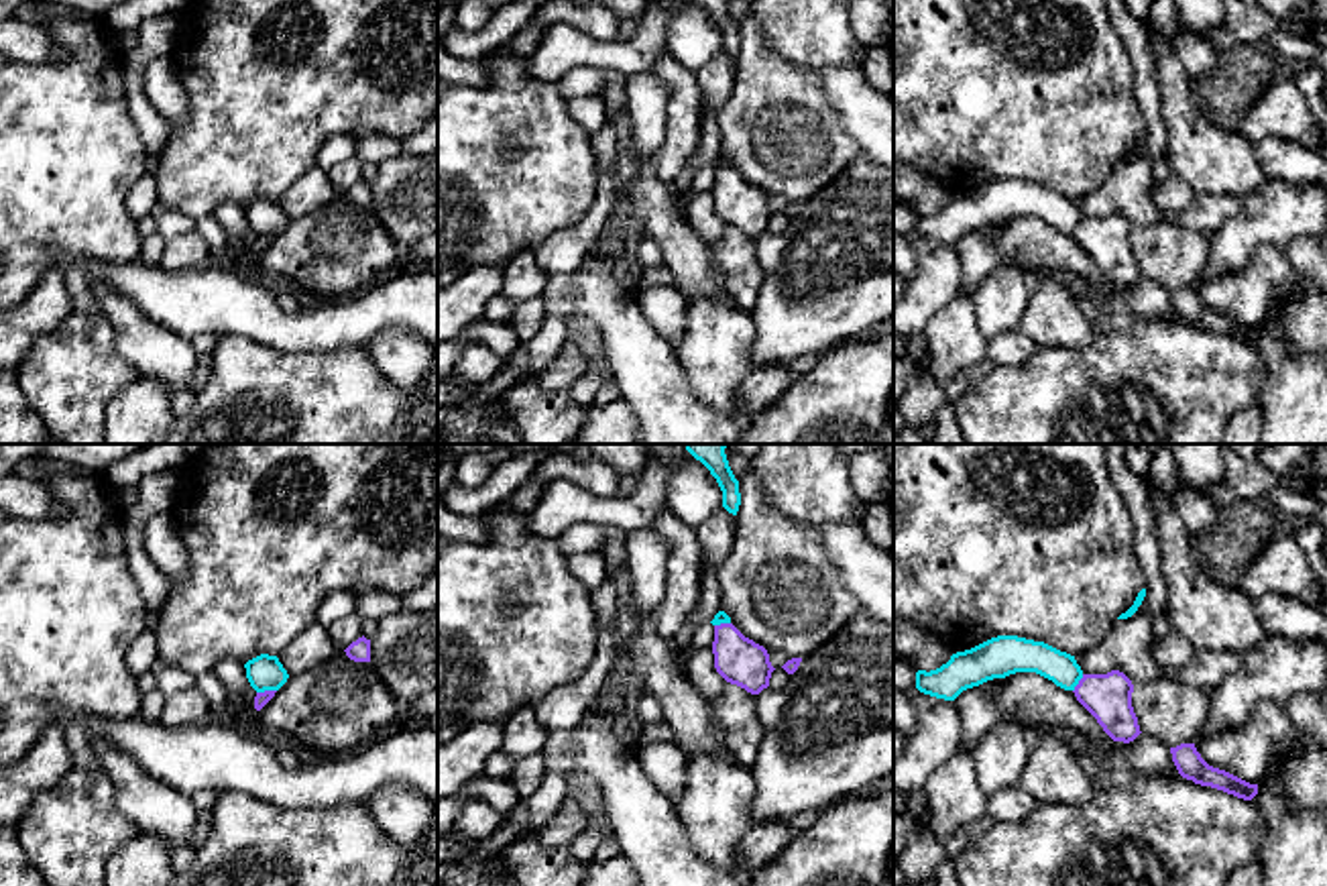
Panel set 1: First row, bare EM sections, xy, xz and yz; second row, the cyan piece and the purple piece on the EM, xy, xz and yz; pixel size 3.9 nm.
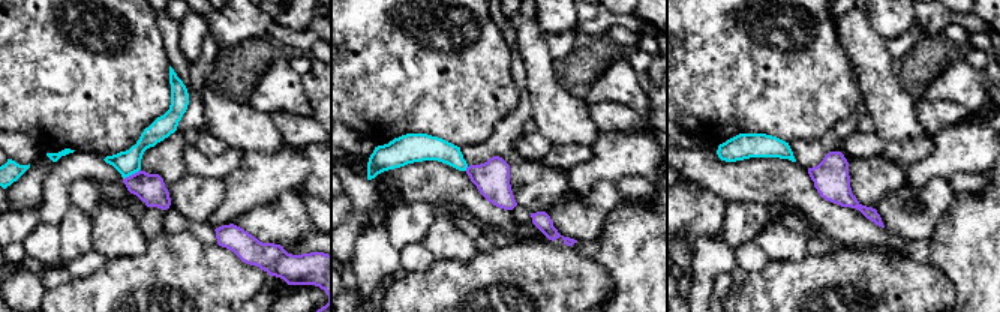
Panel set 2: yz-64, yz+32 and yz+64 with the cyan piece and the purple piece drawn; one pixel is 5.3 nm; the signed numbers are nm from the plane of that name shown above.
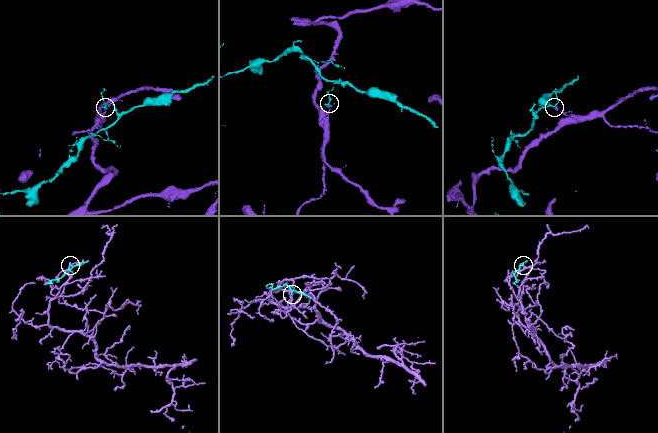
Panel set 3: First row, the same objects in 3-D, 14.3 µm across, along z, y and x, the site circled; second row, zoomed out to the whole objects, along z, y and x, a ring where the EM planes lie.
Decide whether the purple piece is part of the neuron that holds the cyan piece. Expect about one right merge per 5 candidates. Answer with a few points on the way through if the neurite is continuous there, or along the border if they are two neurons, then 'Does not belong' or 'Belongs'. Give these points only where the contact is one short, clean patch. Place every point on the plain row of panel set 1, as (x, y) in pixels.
Boundary: xy (275, 233), (257, 237). Does not belong

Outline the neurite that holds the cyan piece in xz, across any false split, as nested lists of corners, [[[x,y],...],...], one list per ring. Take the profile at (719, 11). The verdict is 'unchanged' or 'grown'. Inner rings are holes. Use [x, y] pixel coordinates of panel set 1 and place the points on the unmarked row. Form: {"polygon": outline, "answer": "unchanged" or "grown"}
{"polygon": [[[694,0],[694,2],[700,4],[716,22],[723,35],[723,51],[729,57],[737,59],[741,49],[739,24],[735,22],[727,0]]], "answer": "unchanged"}

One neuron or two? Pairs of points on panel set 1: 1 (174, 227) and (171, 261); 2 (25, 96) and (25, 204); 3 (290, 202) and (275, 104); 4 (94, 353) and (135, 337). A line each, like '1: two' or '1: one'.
1: two
2: one
3: two
4: two

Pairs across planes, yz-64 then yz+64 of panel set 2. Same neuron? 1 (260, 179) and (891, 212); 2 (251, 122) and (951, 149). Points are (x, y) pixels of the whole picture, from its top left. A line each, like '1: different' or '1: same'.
1: different
2: different

